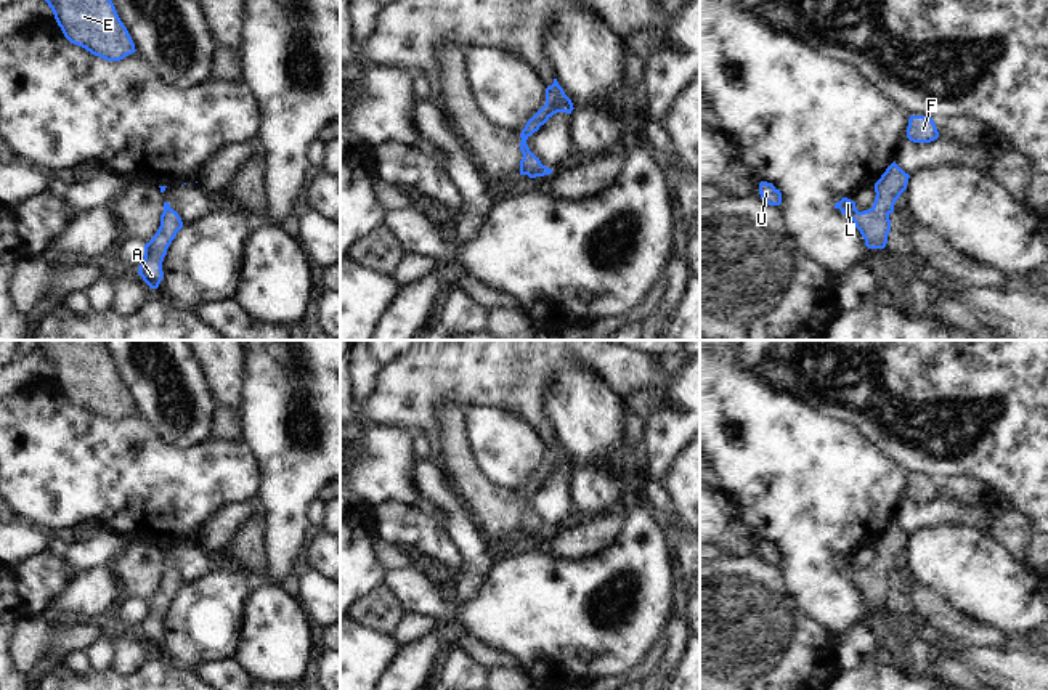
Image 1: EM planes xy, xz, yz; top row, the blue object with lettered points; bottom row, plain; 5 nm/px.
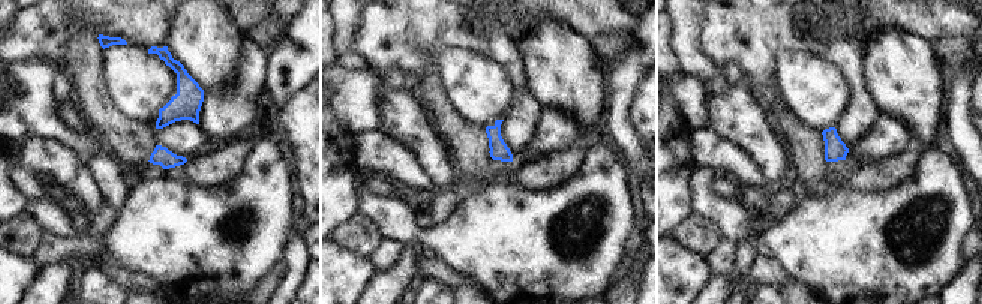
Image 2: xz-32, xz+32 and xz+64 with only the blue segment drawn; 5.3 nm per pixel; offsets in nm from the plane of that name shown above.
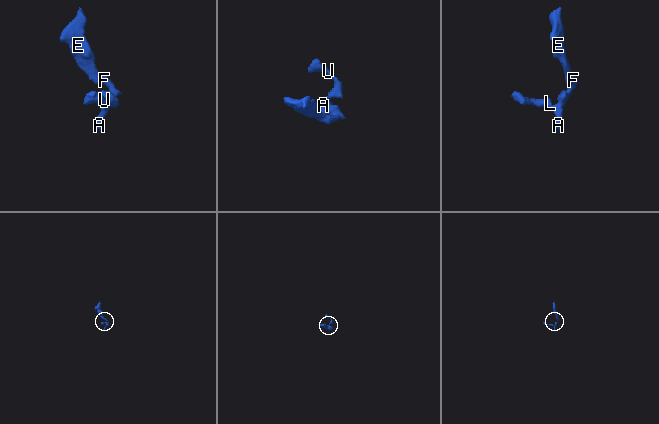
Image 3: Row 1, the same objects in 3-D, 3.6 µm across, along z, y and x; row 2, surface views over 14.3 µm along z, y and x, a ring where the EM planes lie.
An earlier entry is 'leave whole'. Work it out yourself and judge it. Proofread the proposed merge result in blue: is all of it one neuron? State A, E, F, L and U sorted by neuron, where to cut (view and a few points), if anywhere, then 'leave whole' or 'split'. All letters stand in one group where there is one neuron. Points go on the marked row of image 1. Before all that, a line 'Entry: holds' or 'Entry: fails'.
Entry: holds
groups A E F L U; cut none; leave whole

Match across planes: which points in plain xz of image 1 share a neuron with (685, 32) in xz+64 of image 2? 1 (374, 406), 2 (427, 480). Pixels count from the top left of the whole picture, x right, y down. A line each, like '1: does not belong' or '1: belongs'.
1: does not belong
2: belongs

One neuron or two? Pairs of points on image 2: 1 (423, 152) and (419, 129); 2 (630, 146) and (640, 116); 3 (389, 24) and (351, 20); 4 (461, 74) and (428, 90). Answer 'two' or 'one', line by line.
1: one
2: two
3: two
4: two

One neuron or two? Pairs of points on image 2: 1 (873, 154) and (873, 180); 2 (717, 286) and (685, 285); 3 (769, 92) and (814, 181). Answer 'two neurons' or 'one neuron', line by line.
1: two neurons
2: two neurons
3: one neuron

